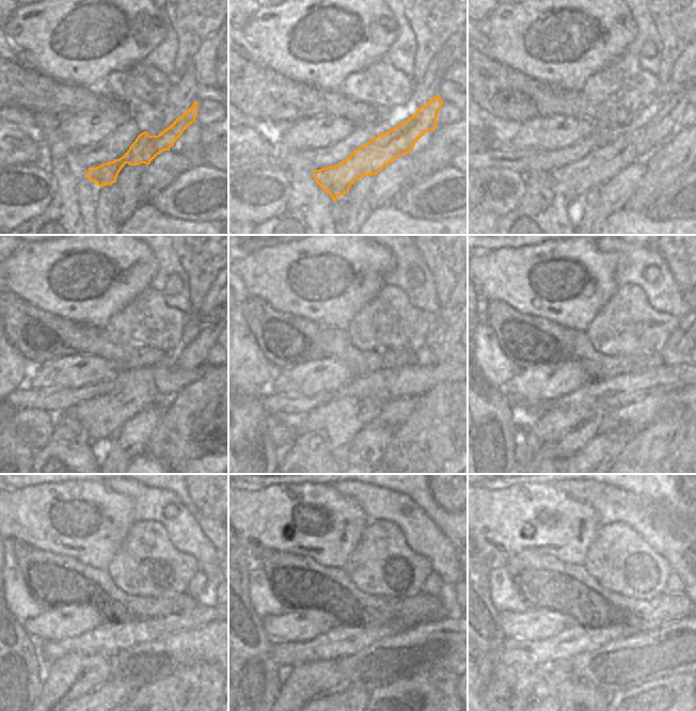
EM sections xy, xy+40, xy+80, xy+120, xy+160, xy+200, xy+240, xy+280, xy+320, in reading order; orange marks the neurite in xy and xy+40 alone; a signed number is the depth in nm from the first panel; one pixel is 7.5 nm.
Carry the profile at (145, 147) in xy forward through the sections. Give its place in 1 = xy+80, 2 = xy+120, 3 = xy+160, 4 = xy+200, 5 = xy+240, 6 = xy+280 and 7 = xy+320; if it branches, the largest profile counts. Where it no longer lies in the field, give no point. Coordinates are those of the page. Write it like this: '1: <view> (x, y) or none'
1: xy+80 (574, 180)
2: xy+120 (101, 417)
3: xy+160 (339, 420)
4: xy+200 (565, 431)
5: xy+240 (74, 676)
6: xy+280 (302, 683)
7: xy+320 (533, 684)

